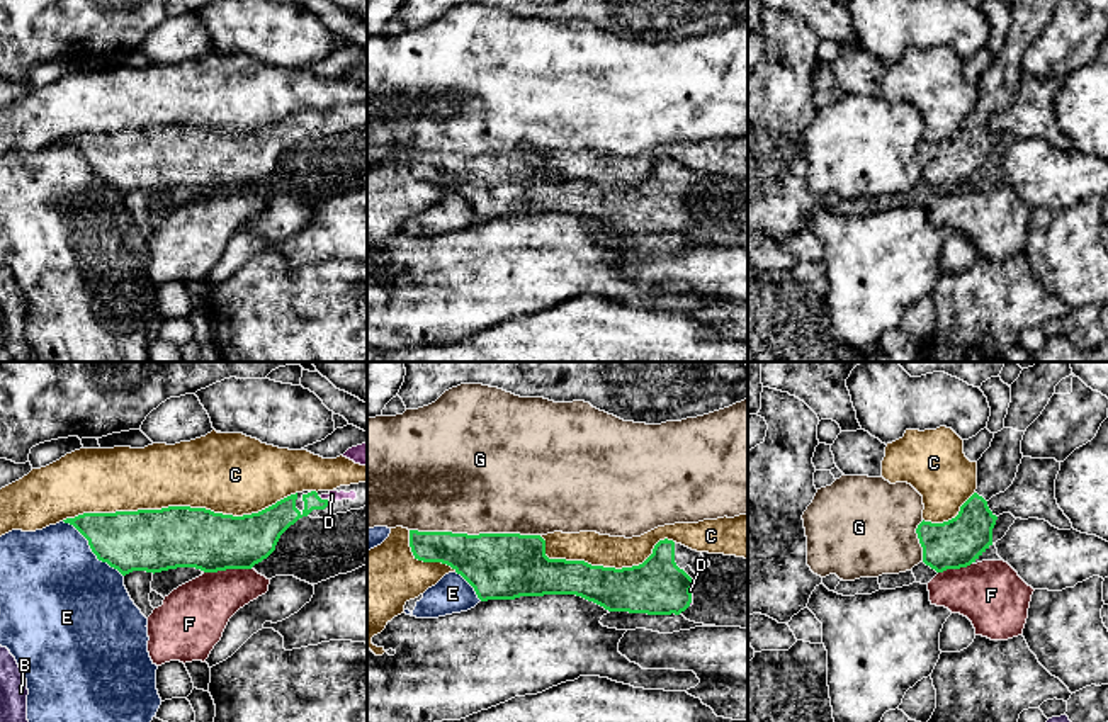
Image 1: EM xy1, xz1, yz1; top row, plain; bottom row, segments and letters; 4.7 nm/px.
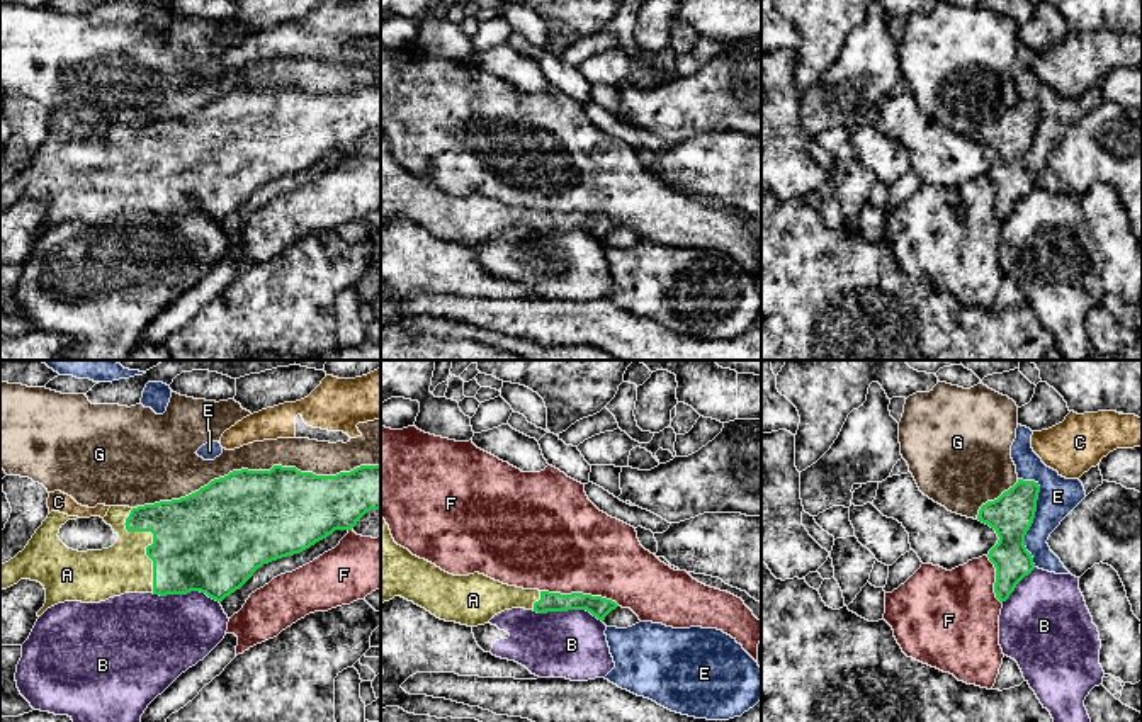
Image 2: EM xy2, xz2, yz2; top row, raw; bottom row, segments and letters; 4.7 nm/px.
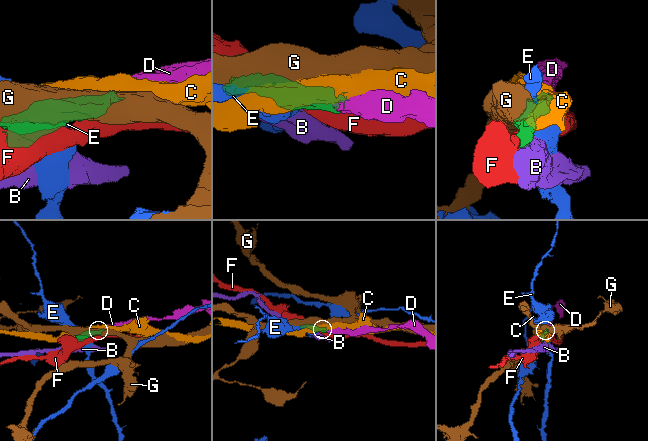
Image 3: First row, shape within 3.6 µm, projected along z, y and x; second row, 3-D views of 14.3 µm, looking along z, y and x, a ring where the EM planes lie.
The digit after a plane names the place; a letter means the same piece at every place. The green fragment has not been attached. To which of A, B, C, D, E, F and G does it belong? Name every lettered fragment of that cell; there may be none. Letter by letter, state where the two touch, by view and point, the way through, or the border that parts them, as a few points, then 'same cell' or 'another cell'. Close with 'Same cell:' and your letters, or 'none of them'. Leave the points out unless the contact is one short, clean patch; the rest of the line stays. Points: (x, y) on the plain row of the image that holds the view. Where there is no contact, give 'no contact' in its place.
A: meets green in xy2 at (153, 160); same cell
B: meets green in xz2 at (568, 228); border along xz2 (532, 230), (588, 230), (602, 242); another cell
C: meets green in xy1 at (179, 126); another cell
D: meets green in xy1 at (323, 119); runs through xy1 (276, 138), (301, 135), (323, 119), (333, 114); same cell
E: meets green in yz2 at (1034, 136); another cell
F: meets green in xz2 at (580, 213); another cell
G: meets green in xy2 at (255, 90); another cell
Same cell: A, D

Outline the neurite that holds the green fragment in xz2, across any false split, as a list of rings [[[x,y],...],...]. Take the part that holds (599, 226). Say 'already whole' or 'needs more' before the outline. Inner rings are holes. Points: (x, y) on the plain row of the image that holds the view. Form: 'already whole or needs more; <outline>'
needs more; [[[381,136],[381,223],[394,216],[413,221],[440,240],[467,246],[489,243],[495,234],[512,228],[537,233],[586,229],[603,241],[619,226],[602,216],[508,206],[479,192],[449,194],[398,165]]]

